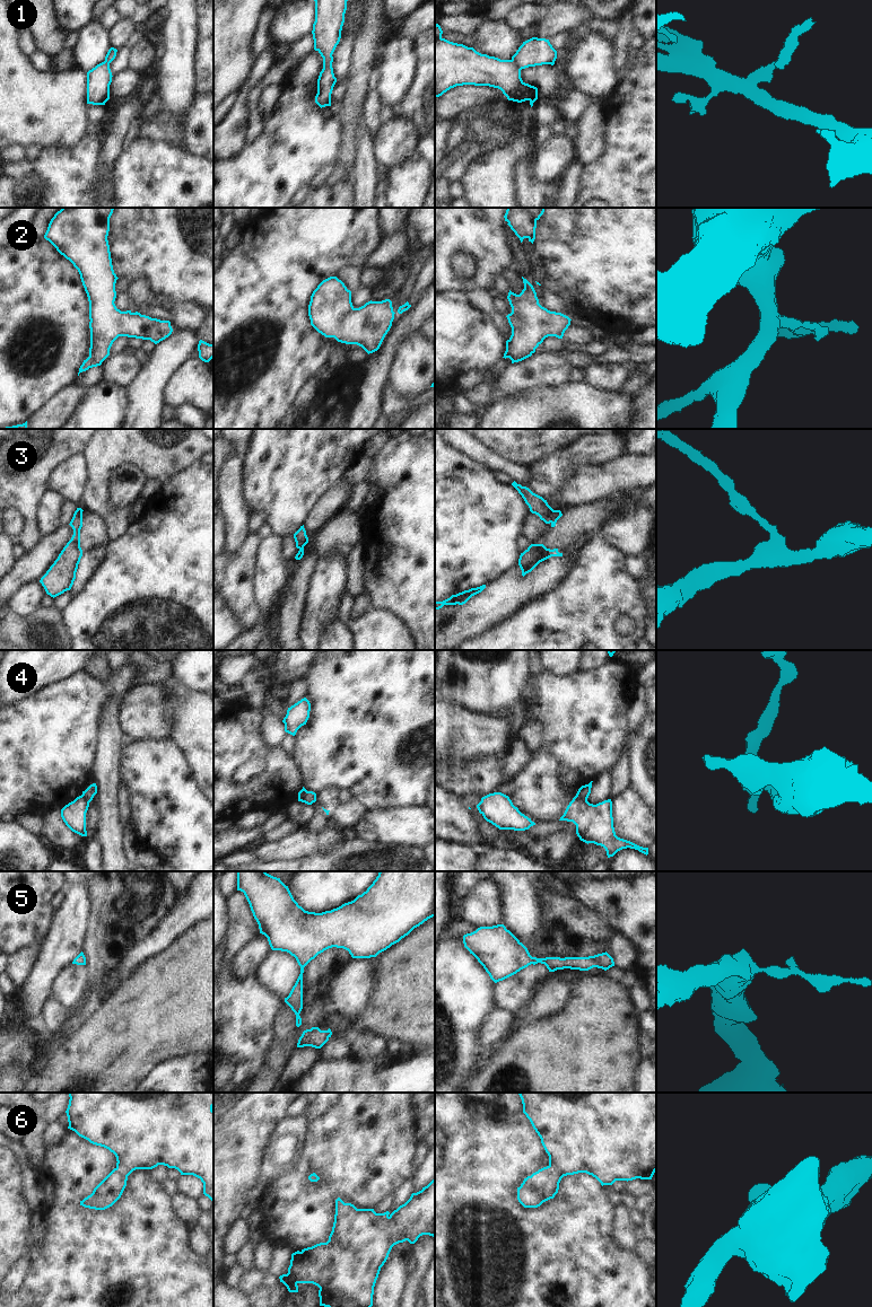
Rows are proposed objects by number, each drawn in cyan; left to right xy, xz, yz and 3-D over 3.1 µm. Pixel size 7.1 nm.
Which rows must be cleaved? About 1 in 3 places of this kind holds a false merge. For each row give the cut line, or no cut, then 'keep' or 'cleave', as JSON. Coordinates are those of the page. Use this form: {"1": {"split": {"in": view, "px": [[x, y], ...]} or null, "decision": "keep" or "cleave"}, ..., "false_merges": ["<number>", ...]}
{"1": {"split": {"in": "yz", "px": [[511, 60], [521, 69]]}, "decision": "cleave"}, "2": {"split": null, "decision": "keep"}, "3": {"split": null, "decision": "keep"}, "4": {"split": {"in": "yz", "px": [[575, 796], [586, 800]]}, "decision": "cleave"}, "5": {"split": null, "decision": "keep"}, "6": {"split": null, "decision": "keep"}, "false_merges": ["1", "4"]}

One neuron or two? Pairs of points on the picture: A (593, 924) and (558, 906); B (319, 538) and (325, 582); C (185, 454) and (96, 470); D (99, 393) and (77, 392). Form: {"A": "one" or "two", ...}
{"A": "one", "B": "two", "C": "one", "D": "two"}

